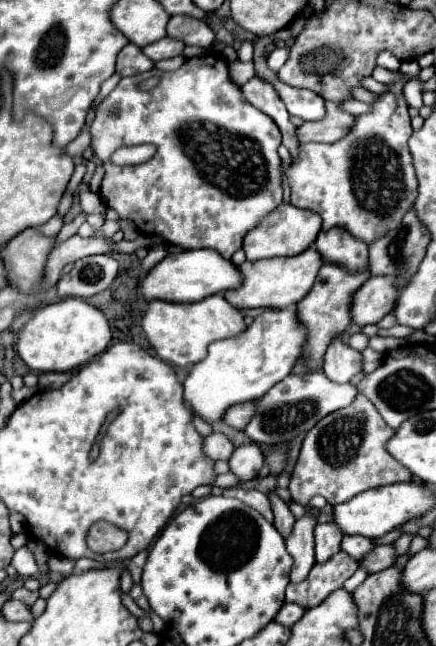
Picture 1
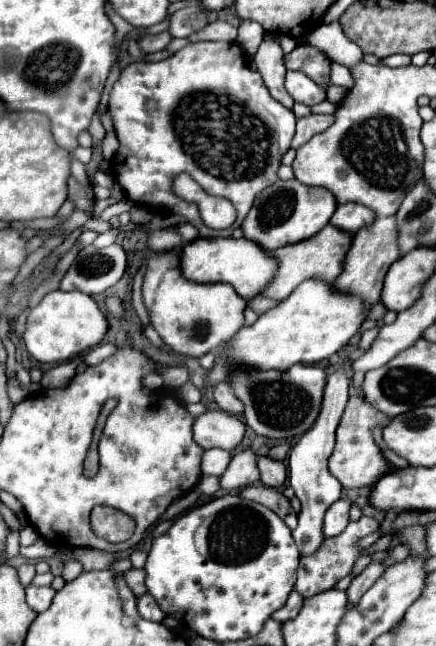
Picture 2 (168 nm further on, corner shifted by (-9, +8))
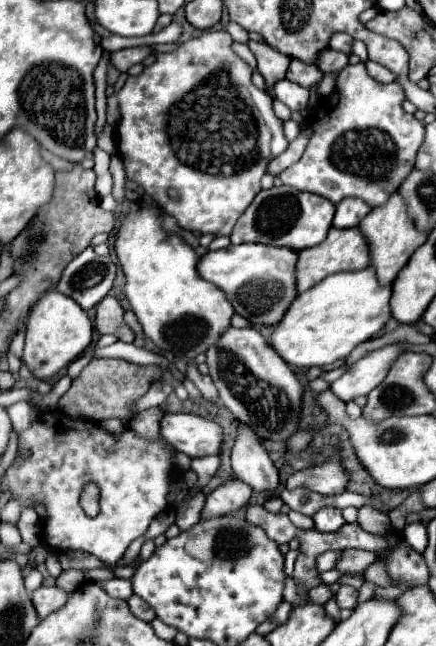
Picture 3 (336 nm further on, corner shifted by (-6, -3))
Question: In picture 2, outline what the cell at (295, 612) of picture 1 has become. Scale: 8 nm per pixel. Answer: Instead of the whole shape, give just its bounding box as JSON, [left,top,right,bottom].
[271,590,303,622]

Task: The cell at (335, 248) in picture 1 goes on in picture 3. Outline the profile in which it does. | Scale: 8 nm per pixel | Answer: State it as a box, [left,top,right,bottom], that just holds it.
[334,197,370,229]

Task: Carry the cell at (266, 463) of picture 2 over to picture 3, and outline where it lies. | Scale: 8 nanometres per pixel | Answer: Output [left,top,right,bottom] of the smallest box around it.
[232,425,278,493]

